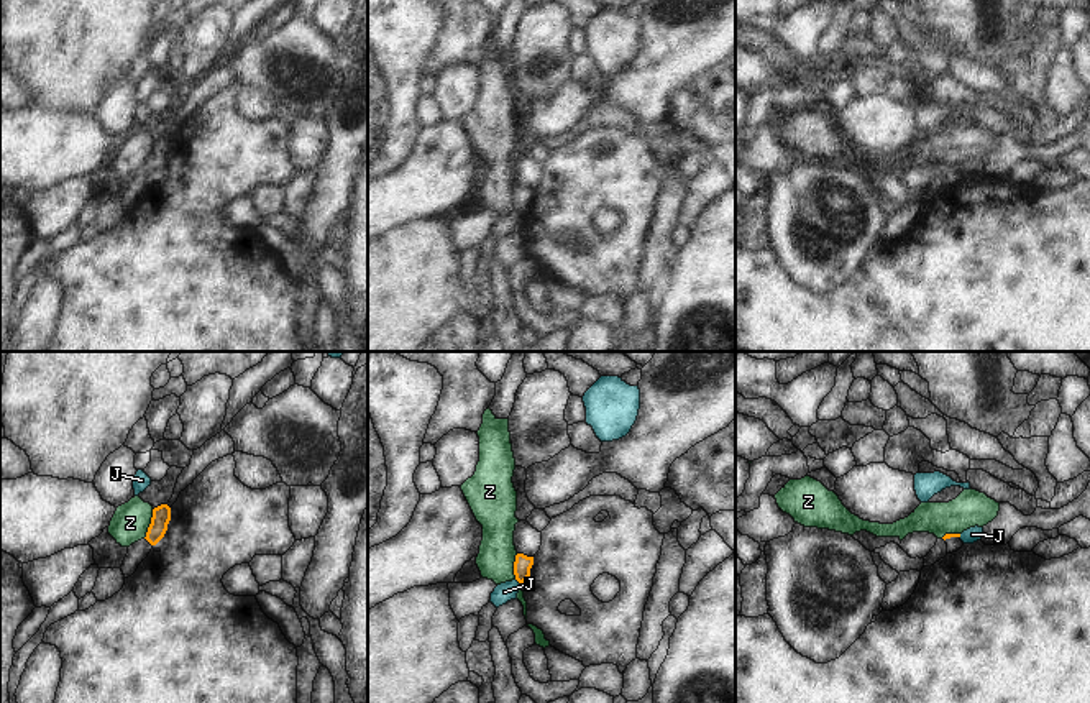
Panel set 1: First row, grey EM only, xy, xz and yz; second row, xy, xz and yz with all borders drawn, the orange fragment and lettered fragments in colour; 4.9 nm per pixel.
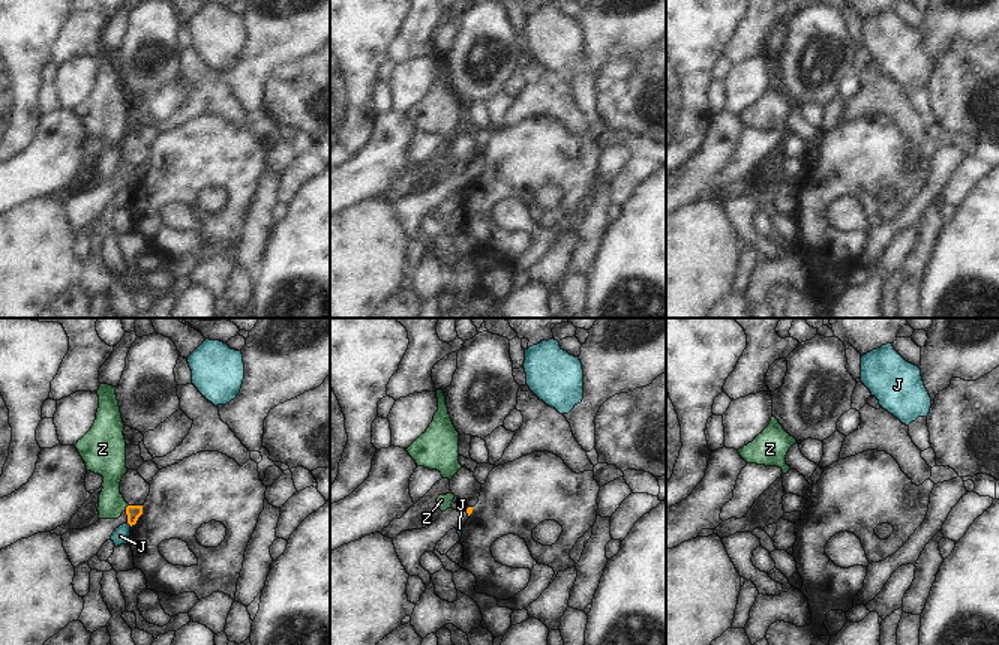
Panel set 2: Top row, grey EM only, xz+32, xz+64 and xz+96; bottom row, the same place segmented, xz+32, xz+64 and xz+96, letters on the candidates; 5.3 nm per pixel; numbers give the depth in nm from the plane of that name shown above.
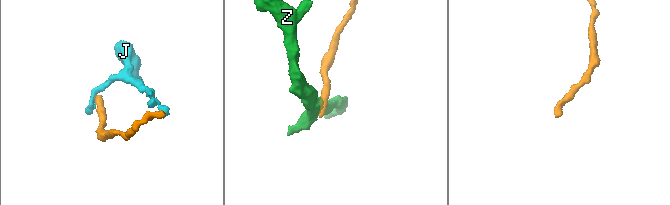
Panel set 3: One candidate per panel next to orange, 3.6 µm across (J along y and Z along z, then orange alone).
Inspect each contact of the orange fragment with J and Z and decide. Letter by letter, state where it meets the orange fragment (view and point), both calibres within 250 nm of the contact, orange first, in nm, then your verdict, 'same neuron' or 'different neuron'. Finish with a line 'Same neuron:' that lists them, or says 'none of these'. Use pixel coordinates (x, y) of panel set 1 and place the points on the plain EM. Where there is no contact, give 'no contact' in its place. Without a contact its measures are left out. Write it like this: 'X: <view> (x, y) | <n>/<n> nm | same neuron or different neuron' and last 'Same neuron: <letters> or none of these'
J: xz (517, 212) | 90/90 nm | different neuron
Z: xy (150, 156) | 90/180 nm | different neuron
Same neuron: none of these

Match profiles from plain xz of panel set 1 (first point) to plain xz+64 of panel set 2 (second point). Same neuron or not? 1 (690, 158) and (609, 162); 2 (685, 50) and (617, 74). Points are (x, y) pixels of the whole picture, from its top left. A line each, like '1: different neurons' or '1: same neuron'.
1: same neuron
2: different neurons

